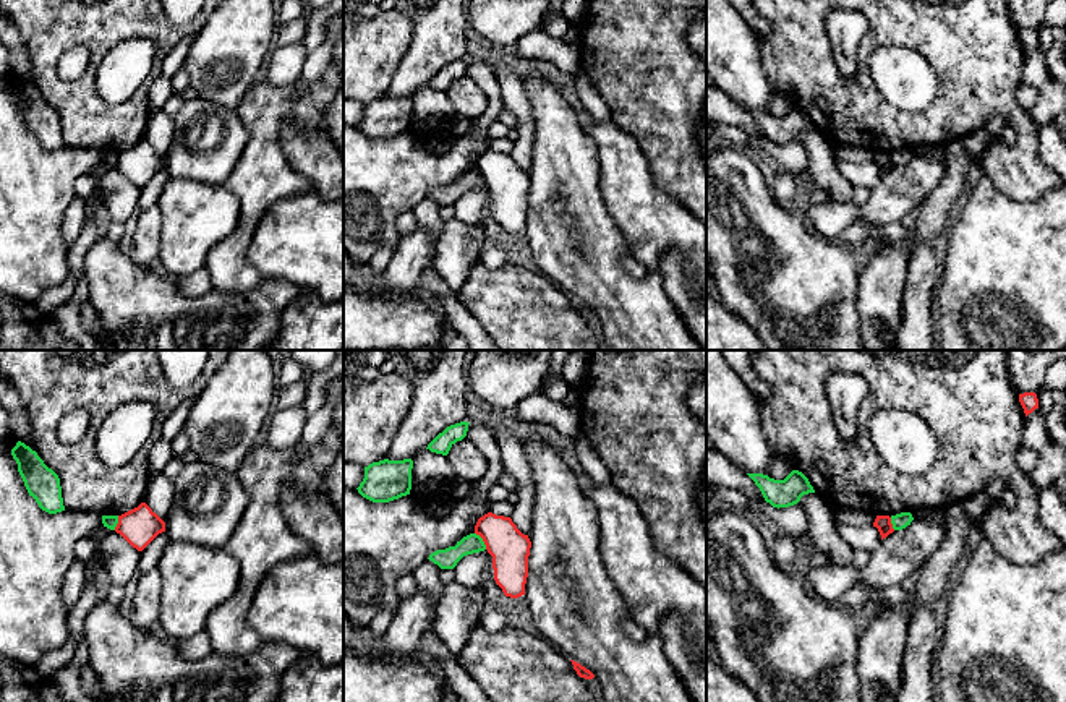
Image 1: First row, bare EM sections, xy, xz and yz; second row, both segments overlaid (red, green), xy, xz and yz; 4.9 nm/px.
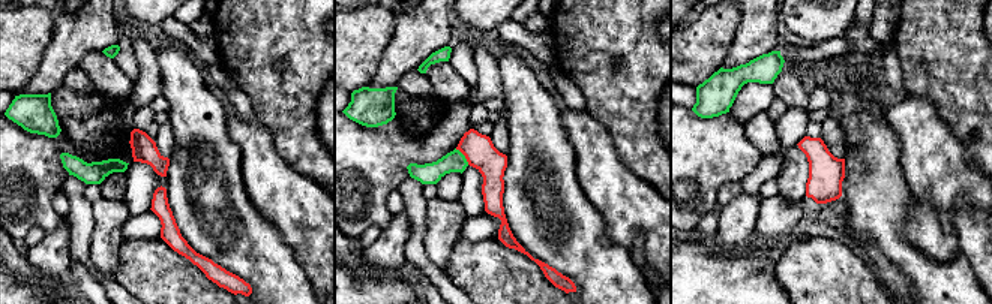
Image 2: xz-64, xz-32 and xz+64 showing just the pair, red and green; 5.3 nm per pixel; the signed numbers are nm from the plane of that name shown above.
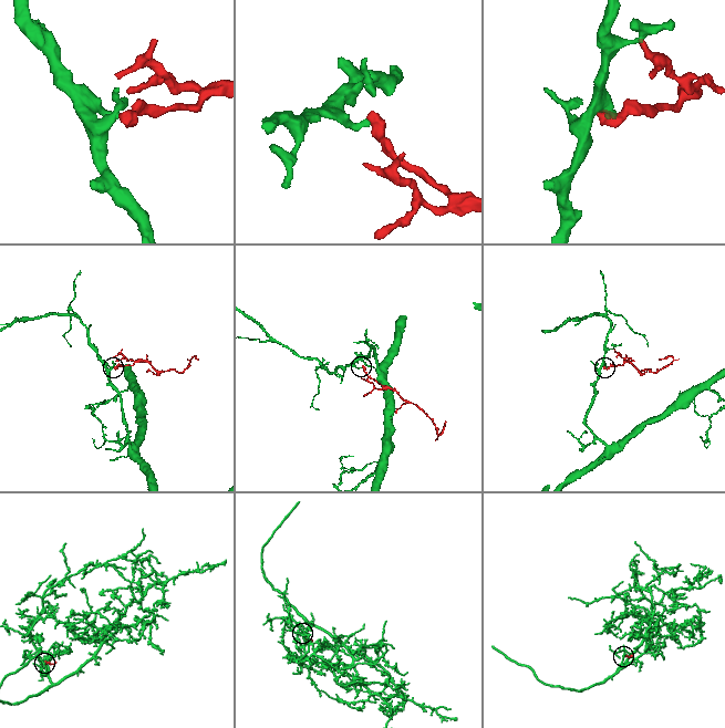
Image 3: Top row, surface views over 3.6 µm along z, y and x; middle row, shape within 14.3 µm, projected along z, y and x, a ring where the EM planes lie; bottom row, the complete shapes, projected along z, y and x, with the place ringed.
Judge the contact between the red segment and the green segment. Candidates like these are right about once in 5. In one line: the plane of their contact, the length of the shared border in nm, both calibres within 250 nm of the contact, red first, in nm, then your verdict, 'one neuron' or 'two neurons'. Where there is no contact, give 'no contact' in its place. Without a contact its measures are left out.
meets red in xz; contact 110 nm long; 190 nm thick on the red side, 100 nm on the other; two neurons

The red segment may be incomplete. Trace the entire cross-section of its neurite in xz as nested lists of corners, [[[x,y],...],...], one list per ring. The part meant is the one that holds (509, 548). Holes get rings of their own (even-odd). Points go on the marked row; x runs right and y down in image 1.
[[[484,514],[475,525],[492,556],[494,580],[505,597],[518,598],[525,595],[528,577],[528,556],[531,541],[523,535],[510,517]]]

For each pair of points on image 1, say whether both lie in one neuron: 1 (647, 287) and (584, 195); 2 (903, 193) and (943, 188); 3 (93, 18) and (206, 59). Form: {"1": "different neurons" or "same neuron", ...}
{"1": "same neuron", "2": "different neurons", "3": "different neurons"}

